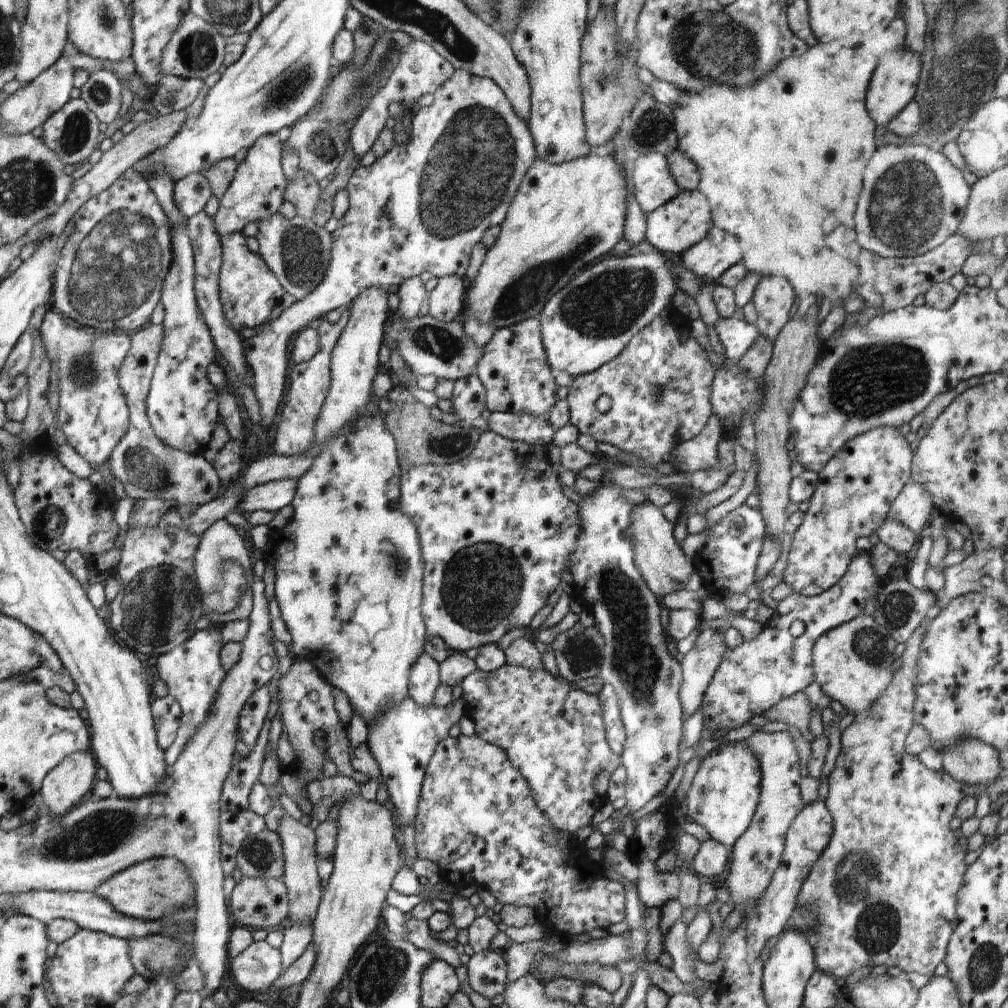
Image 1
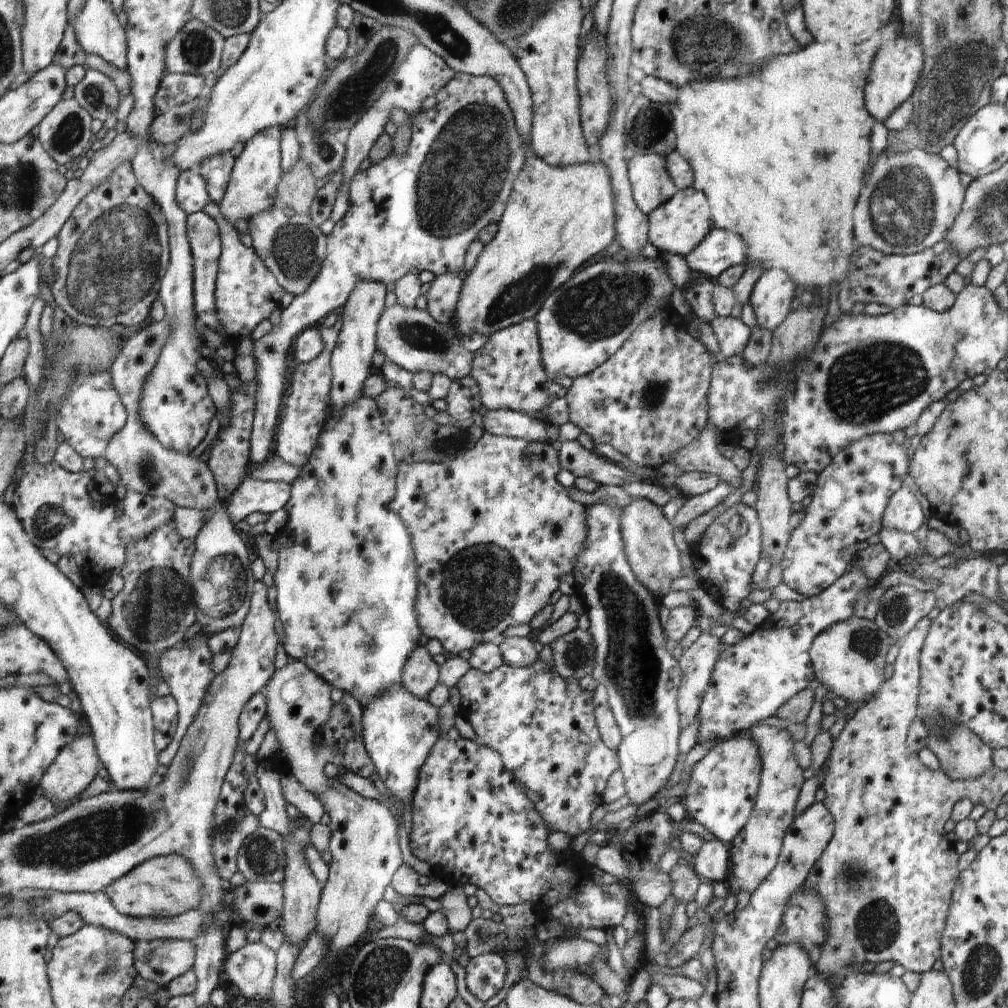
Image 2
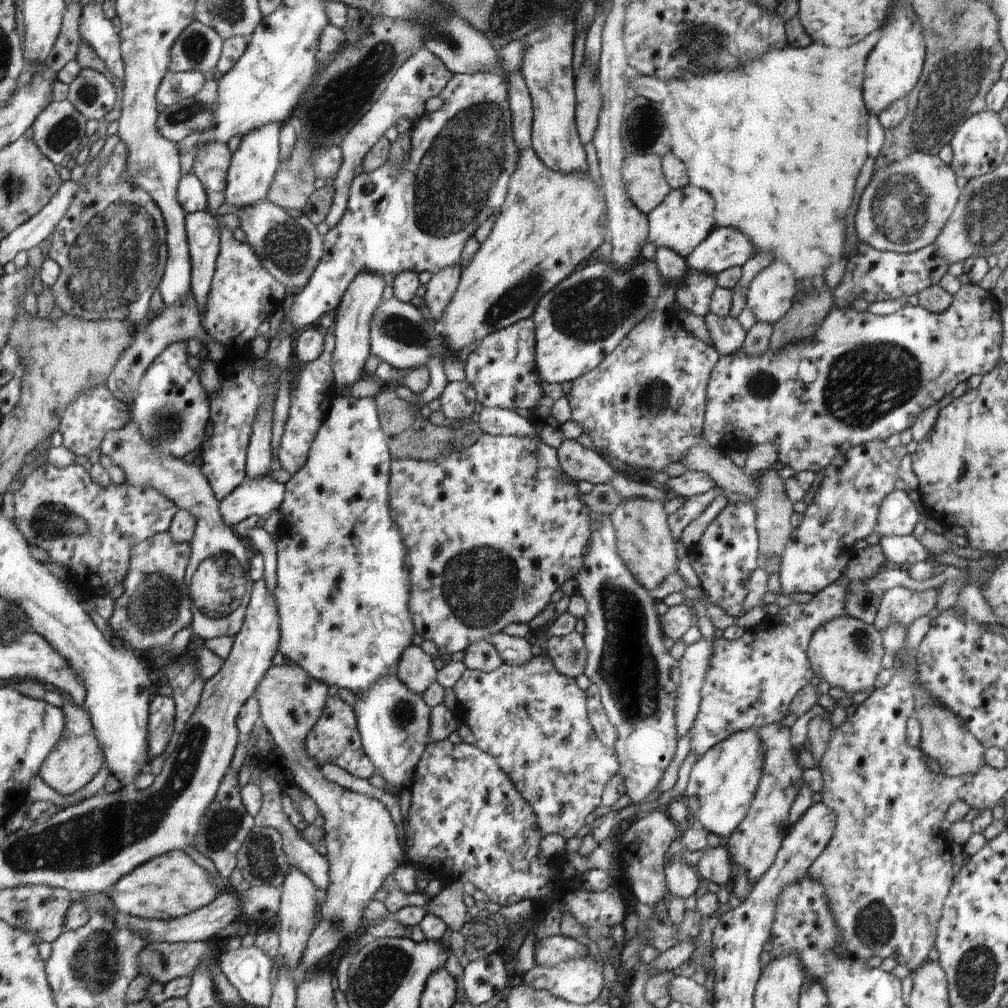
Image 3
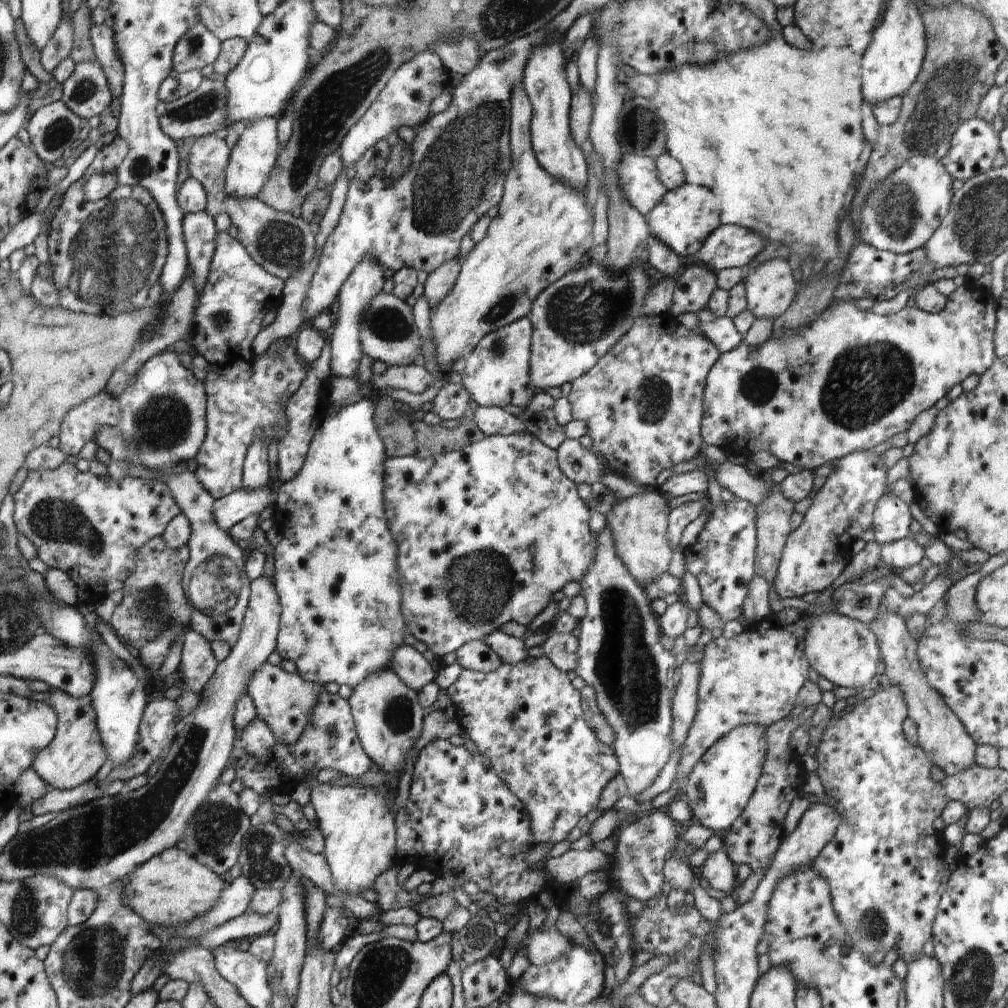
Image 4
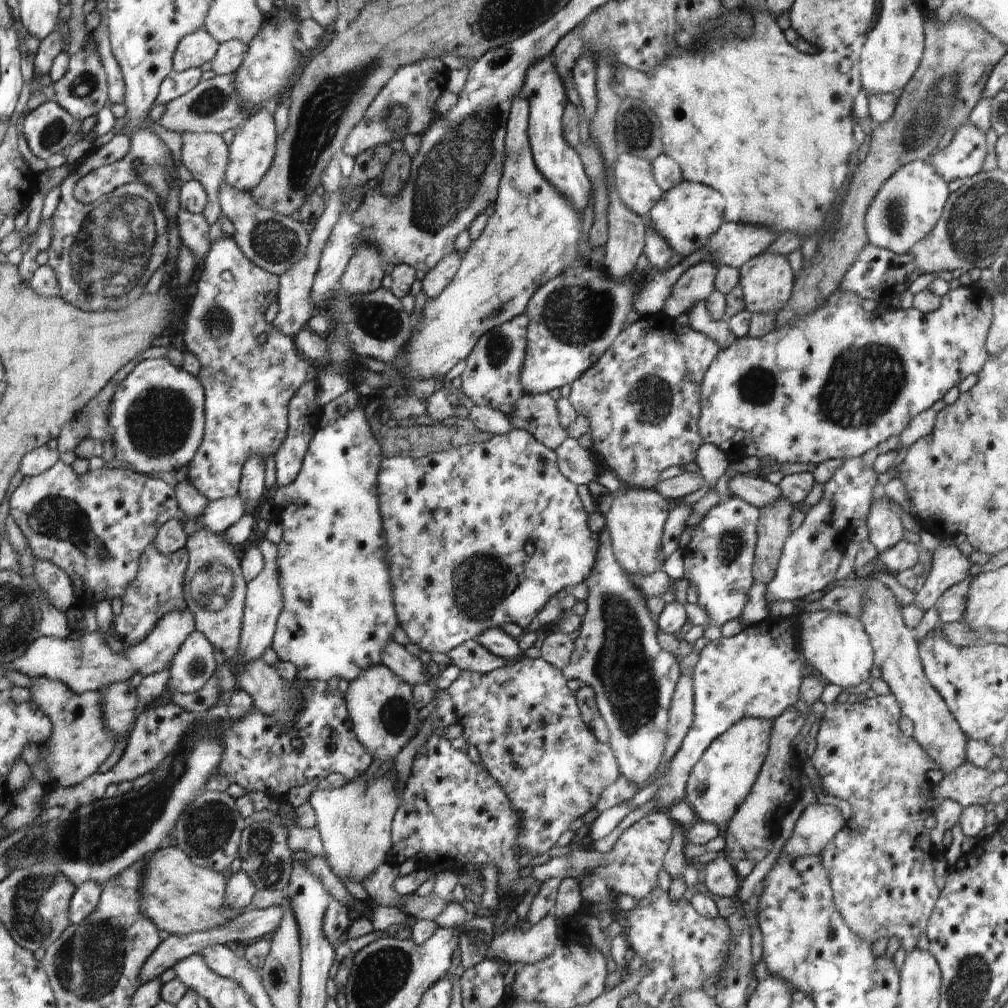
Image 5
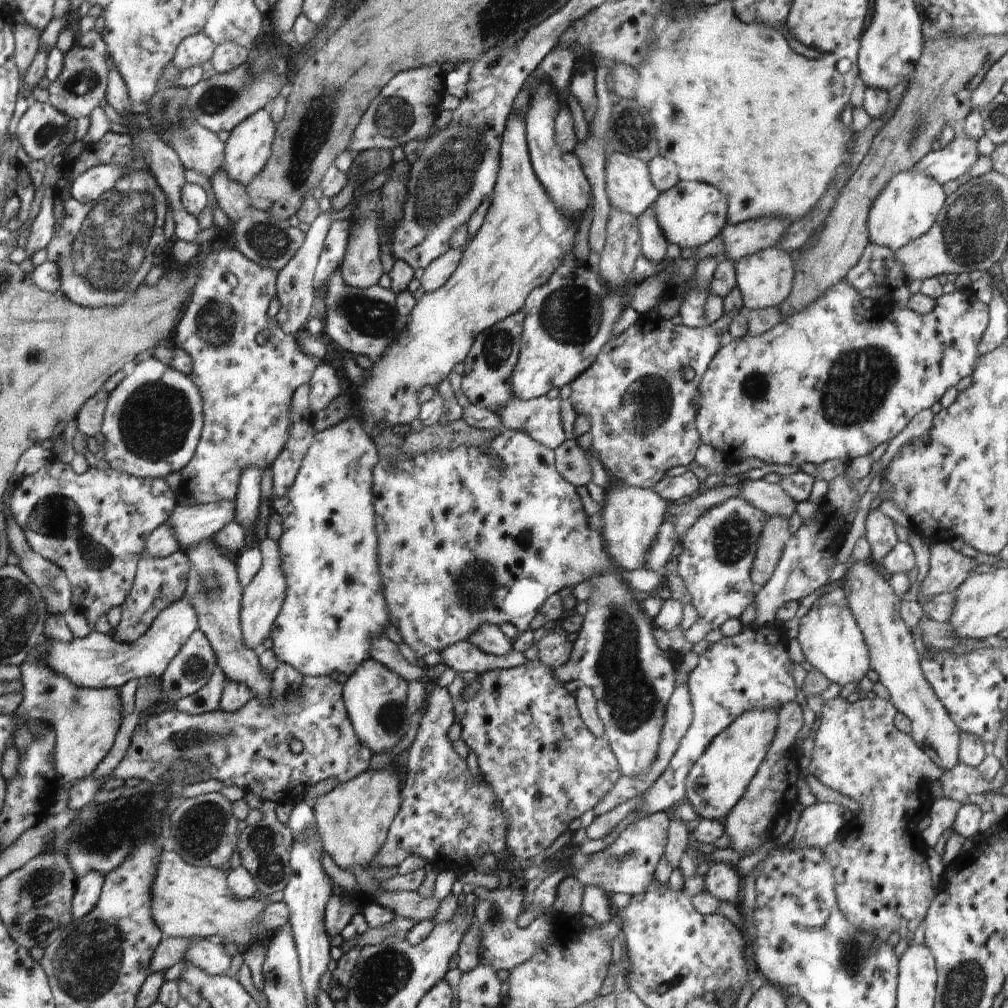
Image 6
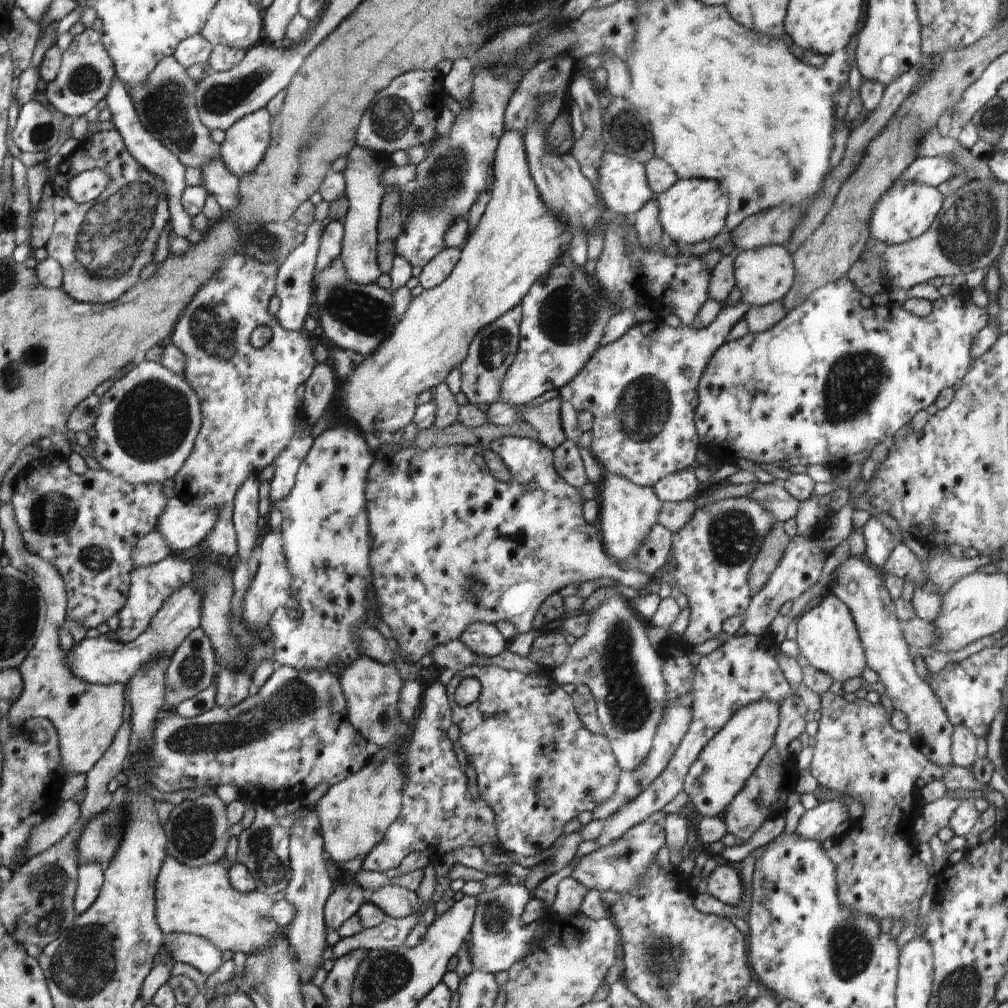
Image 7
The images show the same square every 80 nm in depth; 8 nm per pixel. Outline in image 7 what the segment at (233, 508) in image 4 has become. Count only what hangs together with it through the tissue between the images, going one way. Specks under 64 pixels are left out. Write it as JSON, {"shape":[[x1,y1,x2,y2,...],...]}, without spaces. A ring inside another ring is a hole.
{"shape":[[173,497,168,500,154,530,167,541,171,552,177,553,203,542,215,527,216,519,217,510,214,507,188,504]]}

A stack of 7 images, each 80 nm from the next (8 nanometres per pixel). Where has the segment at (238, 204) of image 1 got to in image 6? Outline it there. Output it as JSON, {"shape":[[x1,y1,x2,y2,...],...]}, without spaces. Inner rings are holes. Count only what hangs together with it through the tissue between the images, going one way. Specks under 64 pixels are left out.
{"shape":[[265,109,257,110,254,114,237,124,226,139,223,169,232,180,246,186,258,174,271,155,271,146,276,134,276,126,270,114]]}

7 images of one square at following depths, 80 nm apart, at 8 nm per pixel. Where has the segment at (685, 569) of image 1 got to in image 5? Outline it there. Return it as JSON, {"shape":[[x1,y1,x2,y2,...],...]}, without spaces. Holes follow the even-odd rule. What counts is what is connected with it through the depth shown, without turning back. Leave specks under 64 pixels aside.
{"shape":[[627,488,623,495,614,497,610,510,604,515,605,529,609,532,616,560,629,576,647,575,663,570,666,558,661,556,659,550,663,528,672,505,655,488]]}

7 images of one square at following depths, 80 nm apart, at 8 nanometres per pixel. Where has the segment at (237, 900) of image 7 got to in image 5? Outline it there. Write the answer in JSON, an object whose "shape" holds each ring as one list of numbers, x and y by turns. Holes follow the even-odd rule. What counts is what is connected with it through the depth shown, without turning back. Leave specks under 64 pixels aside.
{"shape":[[178,847,161,848,149,855,143,874,139,903,159,930,186,936,223,927,240,915,227,906,227,881,224,875,192,862]]}

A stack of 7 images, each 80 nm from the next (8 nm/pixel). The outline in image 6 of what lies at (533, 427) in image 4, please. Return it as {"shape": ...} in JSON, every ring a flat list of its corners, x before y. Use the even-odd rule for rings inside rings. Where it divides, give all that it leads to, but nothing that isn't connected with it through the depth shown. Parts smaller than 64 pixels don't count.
{"shape":[[512,396,496,414,503,429,524,431,536,442,554,450,569,437,563,429,561,401,560,397,541,396,523,401]]}

